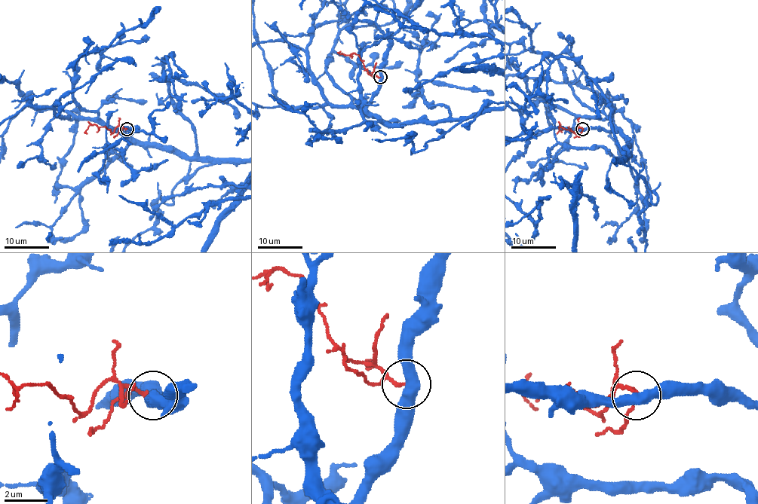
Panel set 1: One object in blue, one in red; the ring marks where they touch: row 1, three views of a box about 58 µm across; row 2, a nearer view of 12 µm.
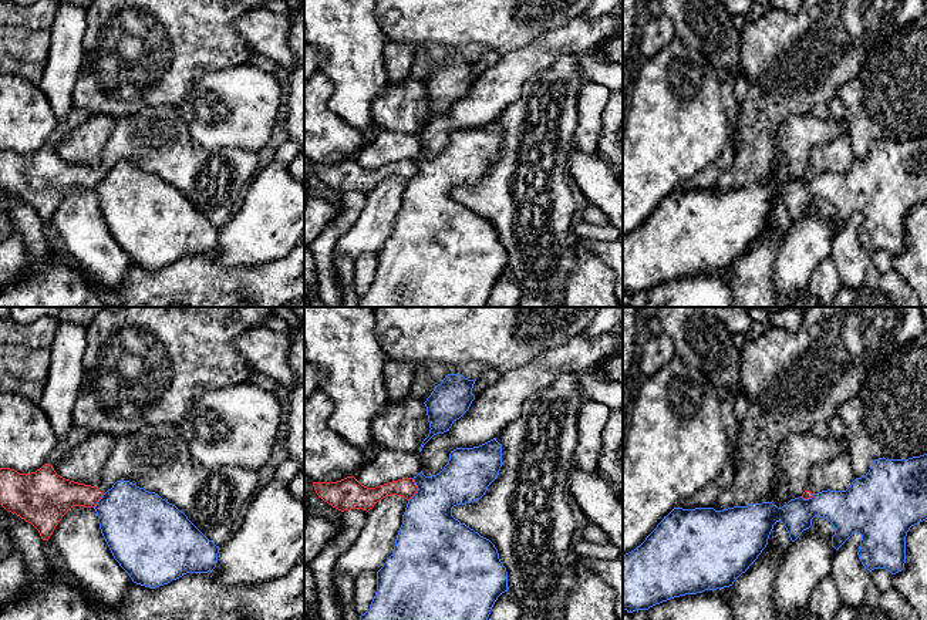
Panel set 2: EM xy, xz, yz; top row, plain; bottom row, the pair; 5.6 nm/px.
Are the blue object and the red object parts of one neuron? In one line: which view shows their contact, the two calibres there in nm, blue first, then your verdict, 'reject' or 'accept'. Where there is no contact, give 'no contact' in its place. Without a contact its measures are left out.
meets blue in xz; 320 nm thick on the blue side, 110 nm on the other; reject

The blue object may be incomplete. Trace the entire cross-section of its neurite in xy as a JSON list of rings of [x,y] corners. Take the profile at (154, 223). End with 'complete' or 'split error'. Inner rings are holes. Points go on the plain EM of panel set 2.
[[[117,162],[94,191],[114,240],[136,266],[155,270],[186,255],[208,255],[216,249],[219,228],[182,192],[155,173],[148,173],[129,162]]] | complete

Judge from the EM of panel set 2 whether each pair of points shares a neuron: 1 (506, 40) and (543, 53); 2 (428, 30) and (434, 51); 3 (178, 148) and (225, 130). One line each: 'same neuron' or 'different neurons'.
1: different neurons
2: different neurons
3: different neurons

